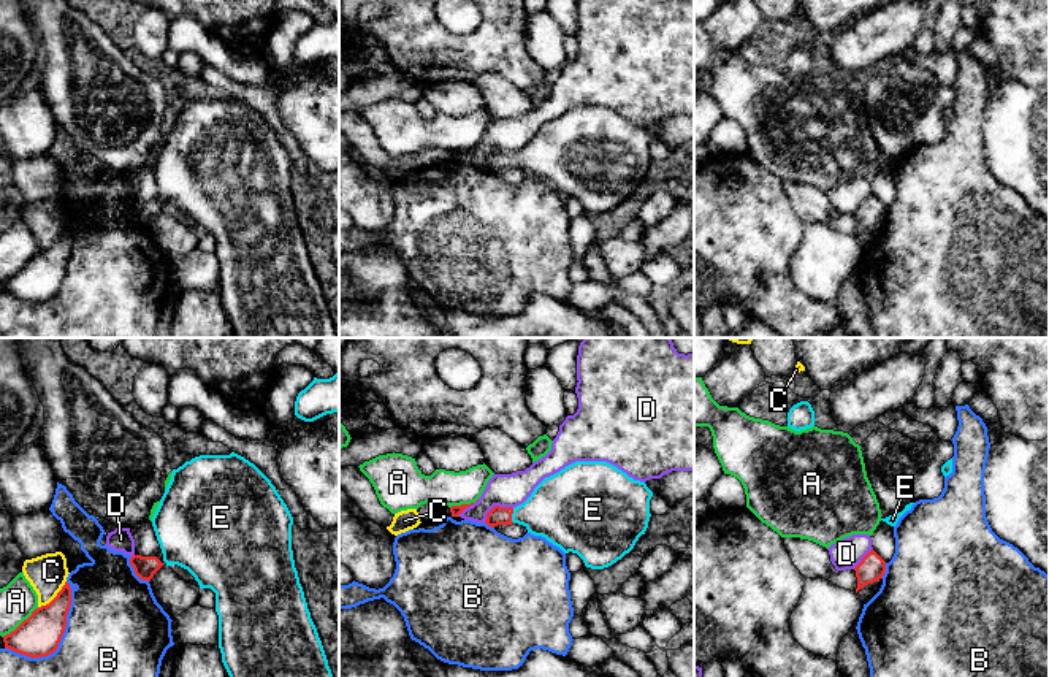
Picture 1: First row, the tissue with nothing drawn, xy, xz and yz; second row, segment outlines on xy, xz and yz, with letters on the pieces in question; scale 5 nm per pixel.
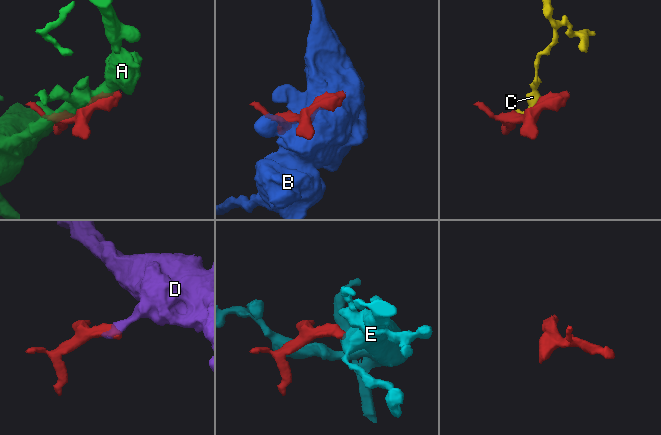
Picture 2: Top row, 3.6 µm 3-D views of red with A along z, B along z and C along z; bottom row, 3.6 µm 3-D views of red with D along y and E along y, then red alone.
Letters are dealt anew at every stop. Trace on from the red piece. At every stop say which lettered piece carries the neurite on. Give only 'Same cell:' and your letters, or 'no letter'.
Same cell: E

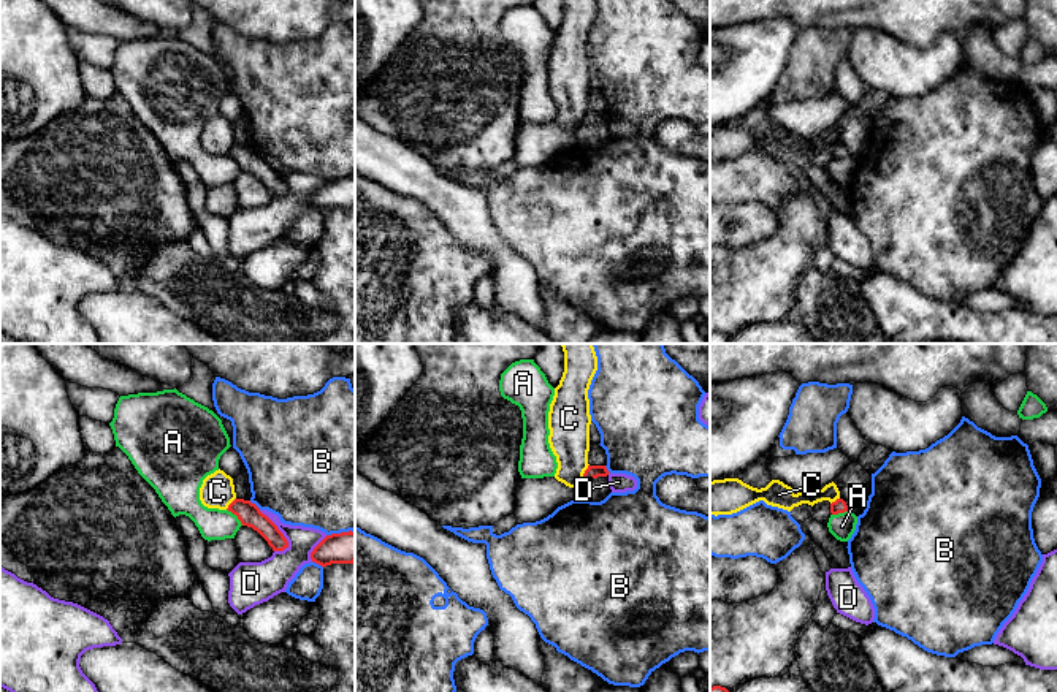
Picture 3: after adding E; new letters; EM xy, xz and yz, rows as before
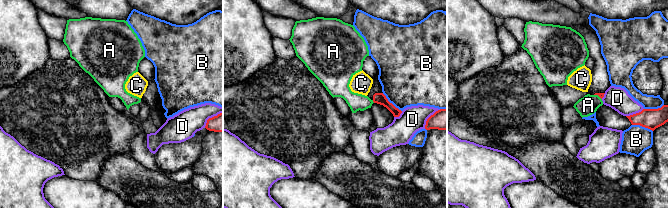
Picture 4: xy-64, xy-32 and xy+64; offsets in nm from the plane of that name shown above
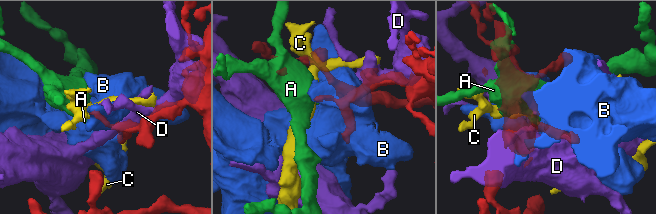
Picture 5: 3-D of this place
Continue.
Same cell: no letter

